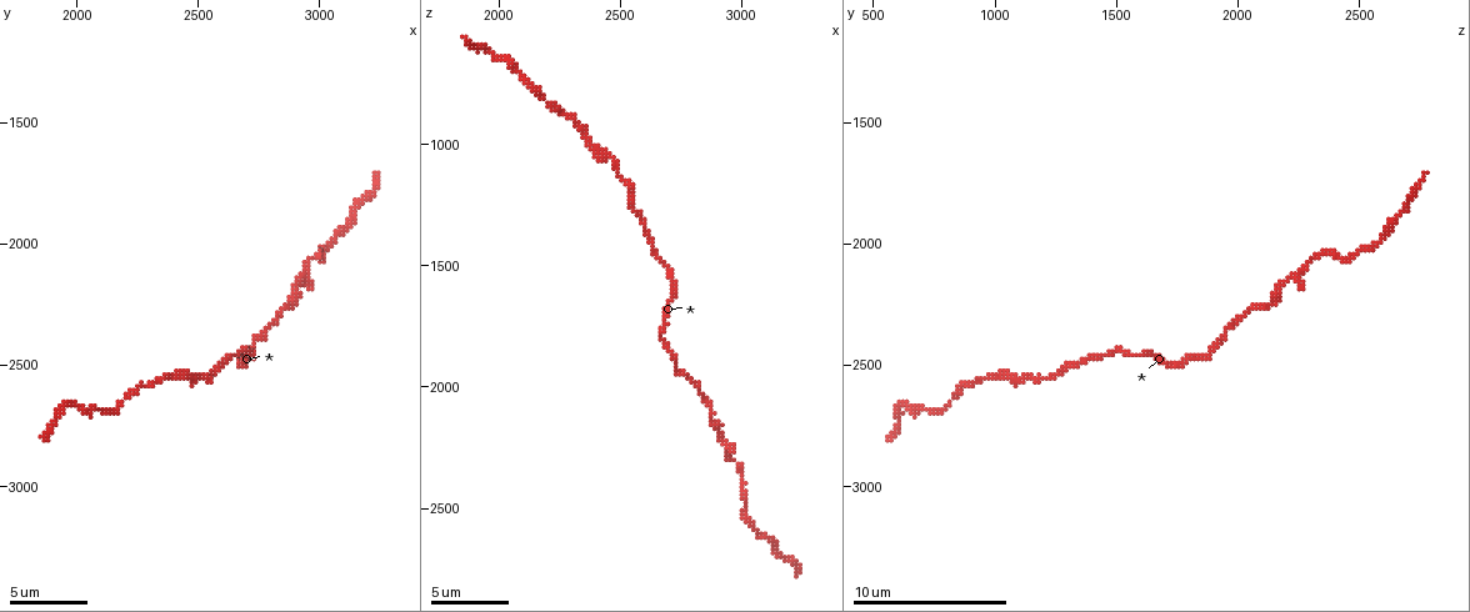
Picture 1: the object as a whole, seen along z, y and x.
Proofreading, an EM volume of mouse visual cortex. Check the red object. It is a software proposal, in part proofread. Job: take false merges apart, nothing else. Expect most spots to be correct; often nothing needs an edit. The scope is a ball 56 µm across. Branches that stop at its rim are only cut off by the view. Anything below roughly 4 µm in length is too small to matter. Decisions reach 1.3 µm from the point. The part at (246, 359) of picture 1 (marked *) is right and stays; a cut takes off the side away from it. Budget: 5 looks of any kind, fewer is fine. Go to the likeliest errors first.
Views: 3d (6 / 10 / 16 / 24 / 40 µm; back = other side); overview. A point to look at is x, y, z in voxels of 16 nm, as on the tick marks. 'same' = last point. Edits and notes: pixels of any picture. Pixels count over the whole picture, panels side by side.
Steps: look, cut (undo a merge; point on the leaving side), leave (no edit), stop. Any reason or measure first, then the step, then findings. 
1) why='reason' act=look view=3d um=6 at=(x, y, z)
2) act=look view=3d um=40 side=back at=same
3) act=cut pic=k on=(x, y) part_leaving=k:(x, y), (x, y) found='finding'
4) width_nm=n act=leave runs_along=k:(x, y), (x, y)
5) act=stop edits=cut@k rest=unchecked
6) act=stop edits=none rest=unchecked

why='sudden change in width' act=look view=3d um=10 at=(2920, 2140, 2210)

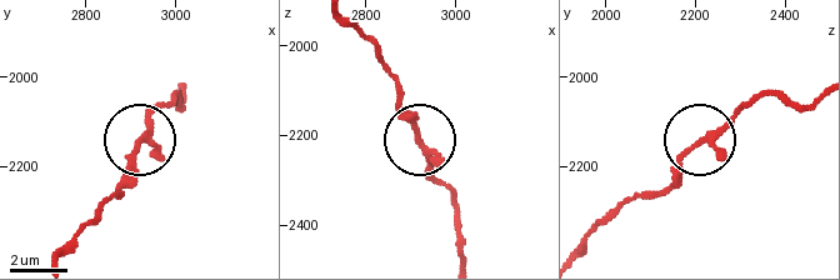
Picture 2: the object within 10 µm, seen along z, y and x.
act=leave runs_along=2:(583, 240), (640, 194), (669, 183), (684, 154), (760, 91) found='continuous, no second cell'

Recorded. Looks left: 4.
why='a narrow waist' act=look view=3d um=10 at=(2080, 2680, 710)

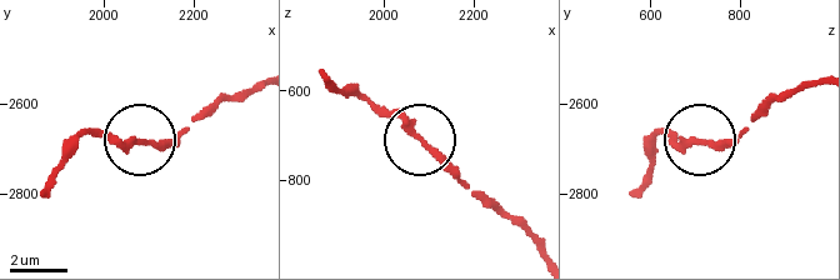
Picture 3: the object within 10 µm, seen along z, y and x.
act=leave runs_along=3:(818, 84), (773, 100), (725, 141), (648, 134) found='one cell here'

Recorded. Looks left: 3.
why='calibre changes' act=look view=3d um=10 at=(2500, 2550, 1110)

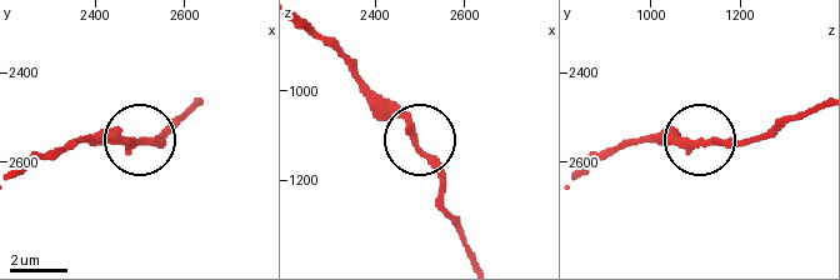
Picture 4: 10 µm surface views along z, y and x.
act=leave runs_along=4:(475, 258), (413, 129), (353, 74) found='all the same cell'

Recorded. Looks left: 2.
act=stop edits=none rest=unchecked

